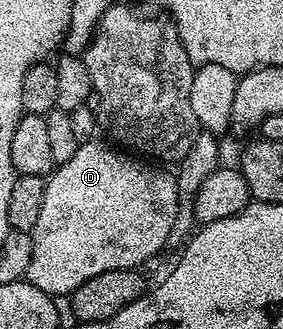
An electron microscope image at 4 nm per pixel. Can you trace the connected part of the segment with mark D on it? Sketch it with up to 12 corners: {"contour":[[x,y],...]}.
{"contour":[[99,140],[46,178],[25,281],[69,296],[170,242],[178,179]]}

